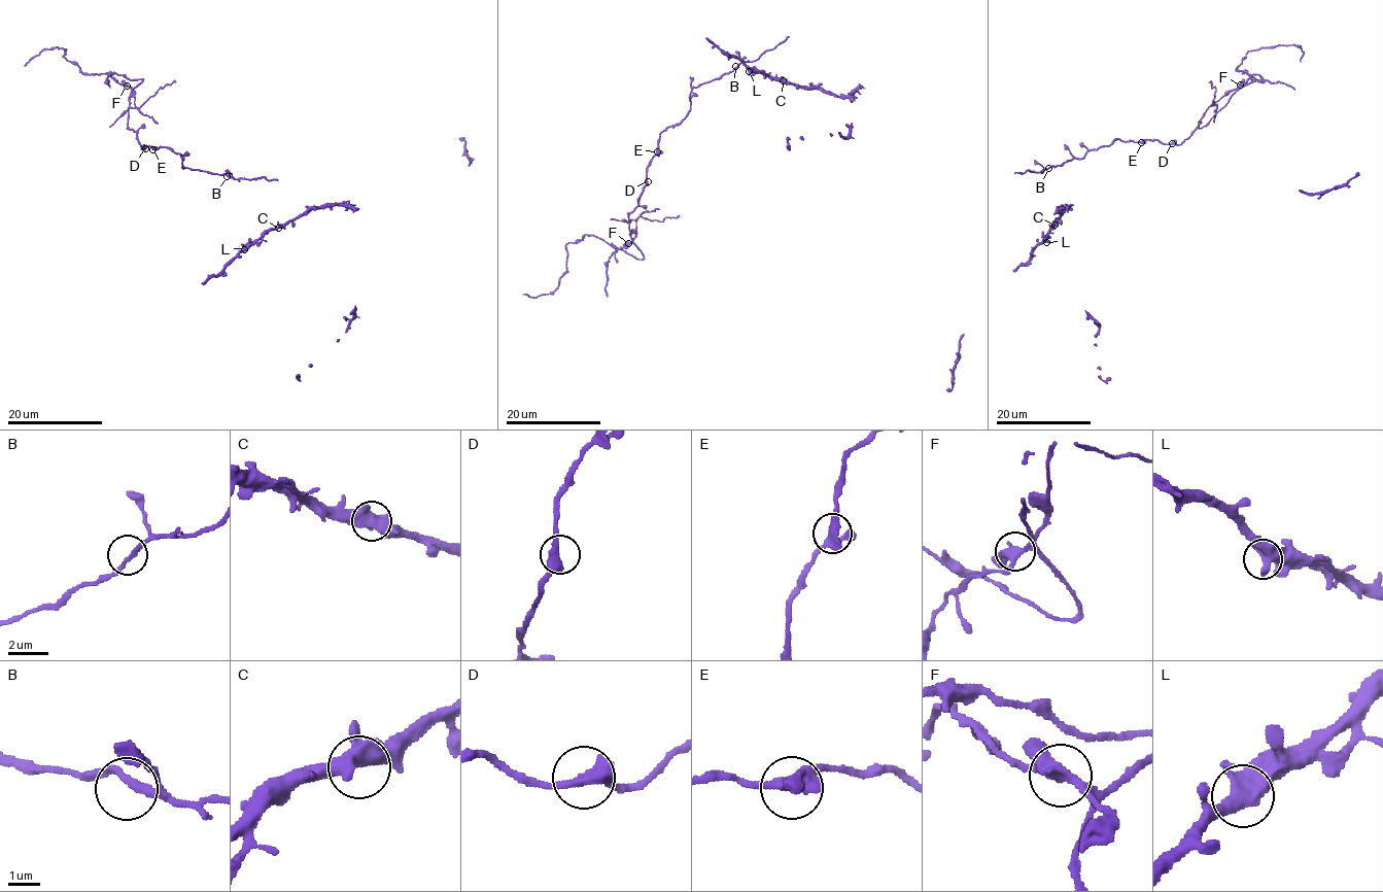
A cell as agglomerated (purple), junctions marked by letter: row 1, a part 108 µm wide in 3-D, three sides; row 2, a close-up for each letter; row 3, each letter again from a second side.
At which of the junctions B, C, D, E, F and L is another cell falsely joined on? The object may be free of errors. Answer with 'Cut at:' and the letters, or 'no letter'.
Cut at: F

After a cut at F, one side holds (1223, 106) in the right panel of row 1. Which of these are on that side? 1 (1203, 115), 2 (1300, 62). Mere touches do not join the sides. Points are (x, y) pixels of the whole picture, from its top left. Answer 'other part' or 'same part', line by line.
1: other part
2: same part

